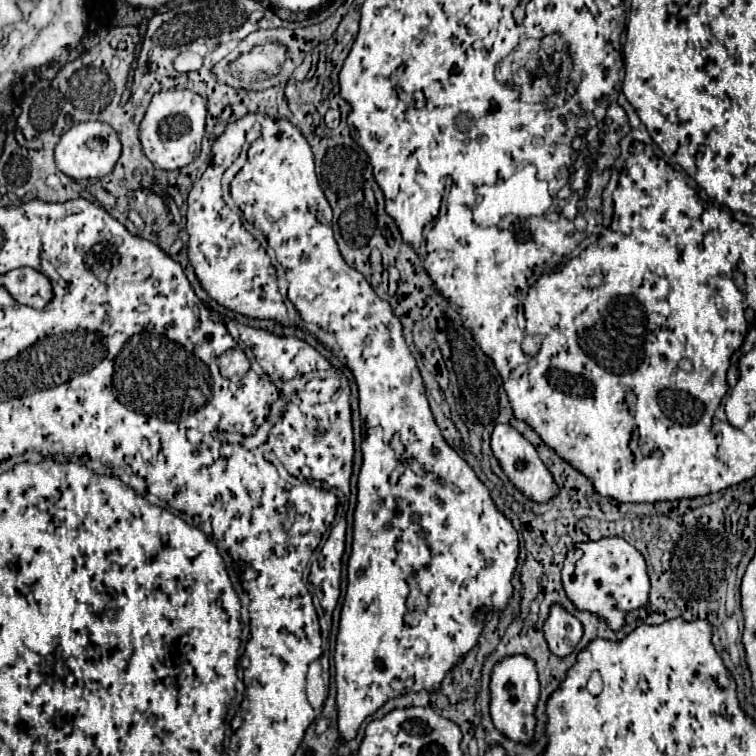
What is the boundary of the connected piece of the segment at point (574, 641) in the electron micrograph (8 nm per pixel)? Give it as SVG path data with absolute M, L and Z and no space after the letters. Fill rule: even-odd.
M552 606L550 616L544 624L544 636L554 656L564 658L574 652L582 638L582 624L570 616L562 606Z

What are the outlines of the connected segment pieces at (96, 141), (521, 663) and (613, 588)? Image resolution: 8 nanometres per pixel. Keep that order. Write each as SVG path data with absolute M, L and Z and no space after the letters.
M80 122L62 134L60 142L54 148L56 166L70 178L100 178L112 172L122 152L122 142L118 132L106 122Z
M508 656L494 666L490 680L490 716L494 726L516 744L532 744L536 728L536 704L540 698L540 682L534 662L526 656Z
M602 538L576 546L564 562L562 584L566 596L578 610L588 610L596 618L604 620L614 632L626 624L628 612L646 608L650 594L650 576L646 572L644 556L622 538Z

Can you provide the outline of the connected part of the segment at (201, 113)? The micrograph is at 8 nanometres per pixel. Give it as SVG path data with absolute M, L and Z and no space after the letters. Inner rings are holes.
M166 90L154 94L142 122L140 142L154 168L174 171L188 166L200 152L206 126L206 100L192 90Z

